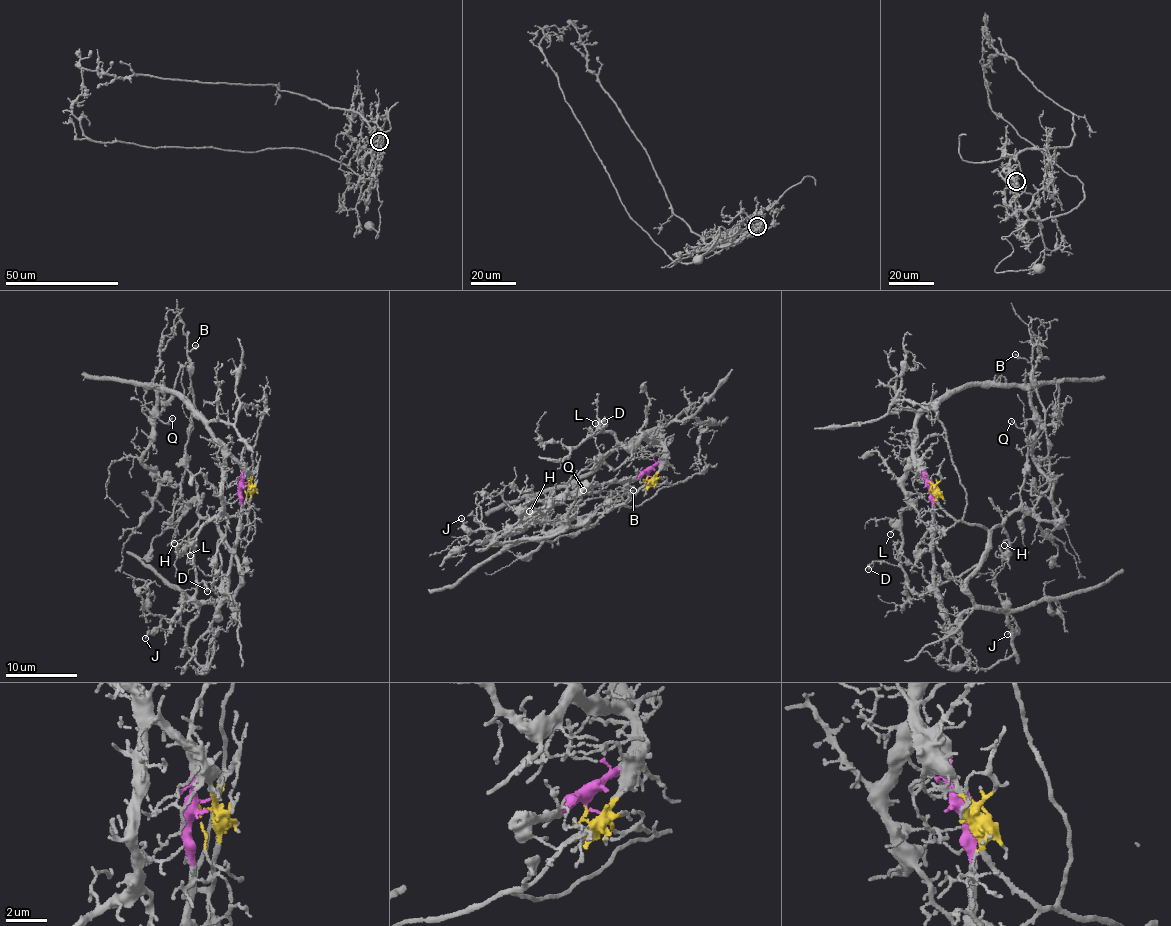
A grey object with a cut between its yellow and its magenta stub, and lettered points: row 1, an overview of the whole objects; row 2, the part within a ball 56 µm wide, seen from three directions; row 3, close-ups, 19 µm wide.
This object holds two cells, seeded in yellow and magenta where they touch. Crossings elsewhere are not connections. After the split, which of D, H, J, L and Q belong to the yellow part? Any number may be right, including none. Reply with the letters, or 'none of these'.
H, J

